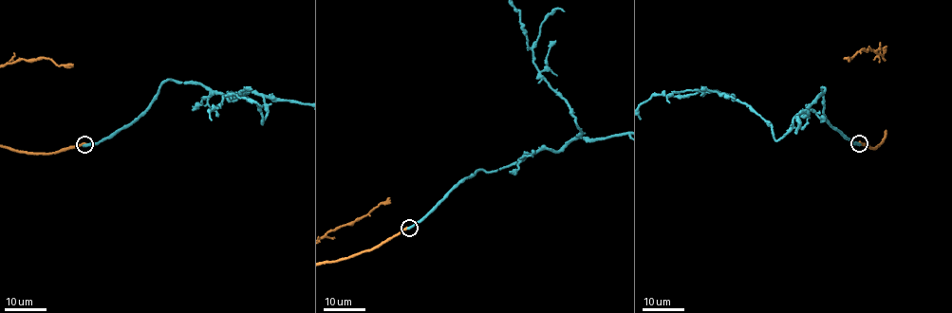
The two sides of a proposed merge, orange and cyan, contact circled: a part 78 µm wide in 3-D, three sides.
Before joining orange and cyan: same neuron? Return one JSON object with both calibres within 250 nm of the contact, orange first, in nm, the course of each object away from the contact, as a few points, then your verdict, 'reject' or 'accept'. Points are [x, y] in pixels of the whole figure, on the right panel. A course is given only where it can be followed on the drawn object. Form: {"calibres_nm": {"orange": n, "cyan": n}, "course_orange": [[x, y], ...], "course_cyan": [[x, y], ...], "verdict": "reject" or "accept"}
{"calibres_nm": {"orange": 360, "cyan": 360}, "verdict": "reject"}

